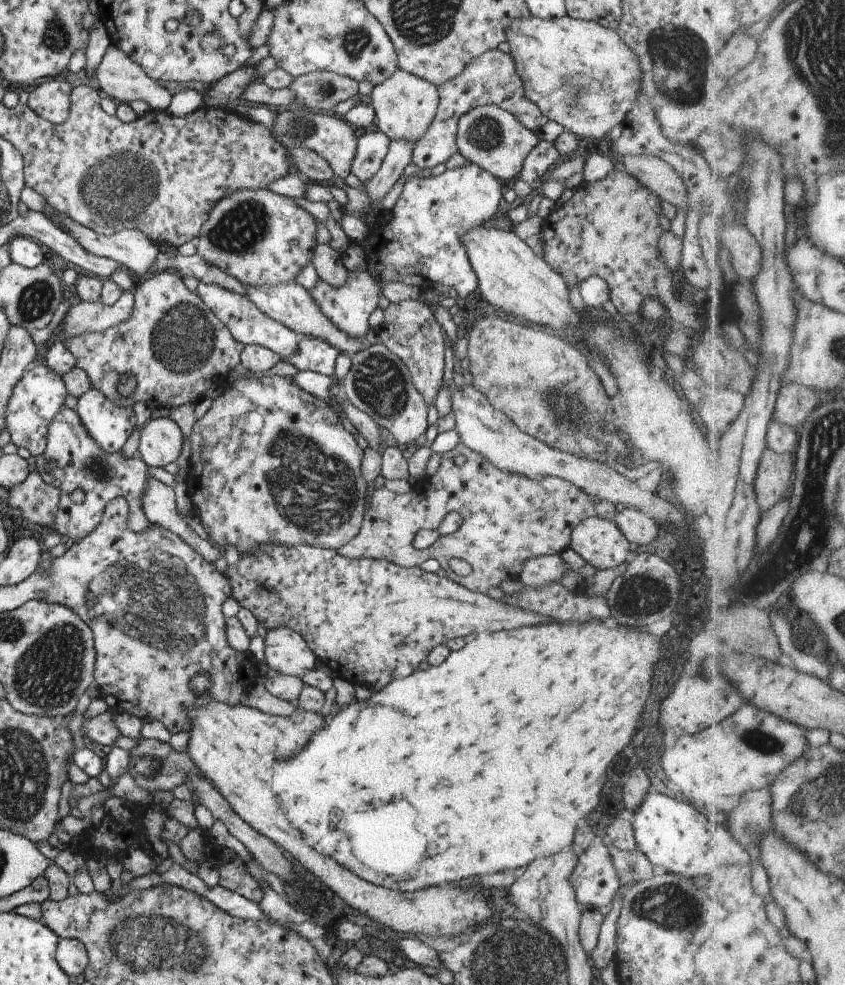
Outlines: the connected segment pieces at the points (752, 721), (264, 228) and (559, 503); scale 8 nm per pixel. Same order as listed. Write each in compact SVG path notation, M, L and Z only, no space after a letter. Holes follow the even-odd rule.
M745 702L739 711L725 719L719 727L709 725L709 728L701 729L697 734L677 735L673 746L663 750L661 768L667 781L674 788L685 792L691 800L695 798L701 804L725 804L735 794L740 798L742 794L751 790L771 787L781 772L796 763L801 756L805 756L809 748L807 729L791 720L777 716L776 713L765 712L763 708L757 708L751 702Z
M241 189L234 191L226 196L223 196L209 211L204 224L200 227L200 232L195 239L196 254L209 266L216 267L219 271L222 271L225 275L233 276L239 283L245 285L262 285L270 286L285 283L288 281L294 281L297 271L305 264L311 264L312 251L317 244L315 241L315 218L304 212L299 206L296 206L291 198L278 196L266 189Z
M460 440L453 448L453 450L440 455L441 462L439 462L439 468L437 468L437 472L435 472L433 476L426 477L425 479L411 481L411 486L407 492L395 495L389 490L386 490L384 487L377 488L373 494L371 494L371 498L369 498L369 504L366 504L366 510L362 514L361 525L359 526L357 535L352 540L349 540L345 545L342 545L336 552L340 556L349 559L359 559L364 557L369 559L387 560L392 564L404 568L419 567L422 562L425 562L428 559L433 559L435 562L439 562L439 565L445 570L445 578L447 578L449 581L462 585L464 588L467 588L472 592L486 595L489 588L499 587L500 584L506 580L517 580L521 570L523 569L523 564L526 561L529 561L531 558L546 555L560 555L560 553L568 548L570 533L573 531L573 528L577 527L577 524L580 524L583 520L592 517L598 517L612 521L614 516L617 514L612 503L609 503L604 499L591 497L590 495L587 495L582 489L579 489L576 485L571 484L571 482L566 482L565 480L559 479L558 477L545 476L539 479L531 479L522 475L512 474L506 471L499 471L497 468L493 467L493 464L490 464L479 454L476 454L469 448L466 448L460 442ZM455 456L463 456L463 464L461 464L461 466L455 466L455 464L453 464L453 458L455 458ZM451 511L457 511L461 516L461 520L463 521L461 522L461 526L457 528L457 531L453 532L453 534L438 536L435 542L433 542L433 544L424 550L415 550L415 548L412 546L412 539L415 537L415 532L418 532L422 529L435 531L439 526L439 523L443 520L445 514ZM448 558L457 558L459 560L466 561L467 564L469 564L471 567L471 573L467 574L465 577L455 575L446 564Z

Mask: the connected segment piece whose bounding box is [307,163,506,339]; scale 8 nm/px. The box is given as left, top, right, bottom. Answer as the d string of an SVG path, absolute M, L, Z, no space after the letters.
M475 164L445 170L440 176L430 178L417 178L410 175L405 180L401 194L393 208L383 212L385 217L378 219L372 228L366 232L361 246L367 262L363 272L347 271L343 286L333 287L322 279L318 279L307 291L312 297L317 309L324 315L340 332L348 338L363 338L368 332L368 317L377 307L381 290L387 282L398 282L405 285L416 286L419 290L431 286L453 287L460 298L465 299L468 295L476 293L476 277L469 265L464 245L460 244L460 237L465 235L471 228L482 223L489 223L495 217L499 200L503 195L505 184L495 179L489 172L478 168Z

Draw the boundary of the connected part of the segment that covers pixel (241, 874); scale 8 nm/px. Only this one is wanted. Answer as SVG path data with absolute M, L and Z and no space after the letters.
M237 857L234 862L224 862L219 866L218 886L230 892L239 894L242 898L252 902L259 902L262 898L260 885L242 867L241 860Z

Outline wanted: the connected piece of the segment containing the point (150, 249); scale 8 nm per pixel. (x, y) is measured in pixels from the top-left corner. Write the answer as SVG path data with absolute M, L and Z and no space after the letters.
M53 210L52 213L54 214L53 224L59 228L59 231L70 235L86 252L97 257L113 260L136 276L143 276L154 268L154 263L159 254L158 246L146 239L140 231L124 229L115 232L113 235L97 235L89 228L81 227L77 222L65 217L62 213L53 212Z

